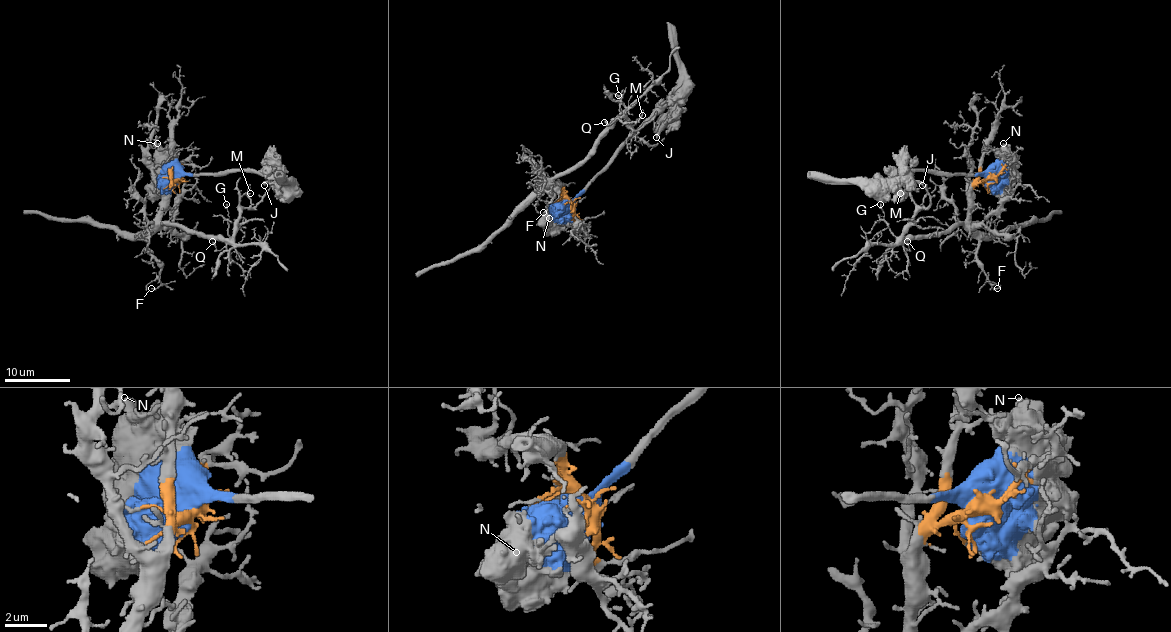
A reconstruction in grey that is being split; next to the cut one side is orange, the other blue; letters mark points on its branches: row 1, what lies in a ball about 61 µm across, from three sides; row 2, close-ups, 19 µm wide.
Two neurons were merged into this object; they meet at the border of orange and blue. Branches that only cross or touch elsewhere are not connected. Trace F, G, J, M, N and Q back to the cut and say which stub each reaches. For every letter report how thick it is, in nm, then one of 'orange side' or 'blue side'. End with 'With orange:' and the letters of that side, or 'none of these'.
F: 150 nm thick; orange side
G: 160 nm thick; orange side
J: 240 nm thick; blue side
M: 140 nm thick; orange side
N: 480 nm thick; blue side
Q: 200 nm thick; orange side
With orange: F, G, M, Q

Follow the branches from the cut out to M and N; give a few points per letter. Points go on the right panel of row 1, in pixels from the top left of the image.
M: (990, 179), (972, 190), (972, 213), (965, 220), (931, 234), (903, 238), (915, 202), (900, 193)
N: (990, 179), (990, 166), (998, 158), (1003, 143)

